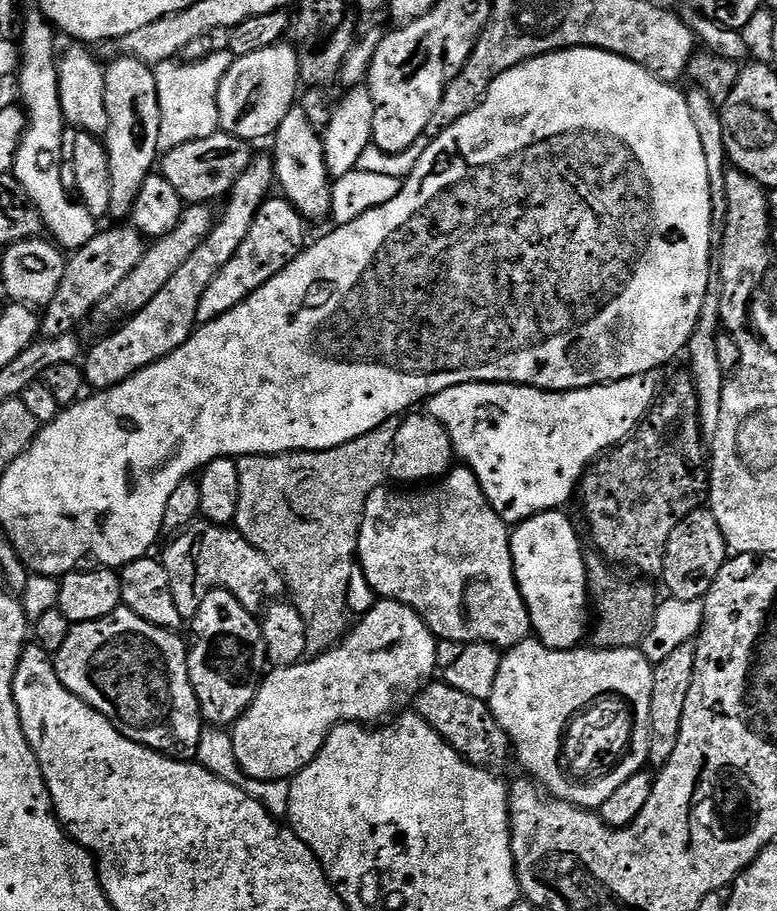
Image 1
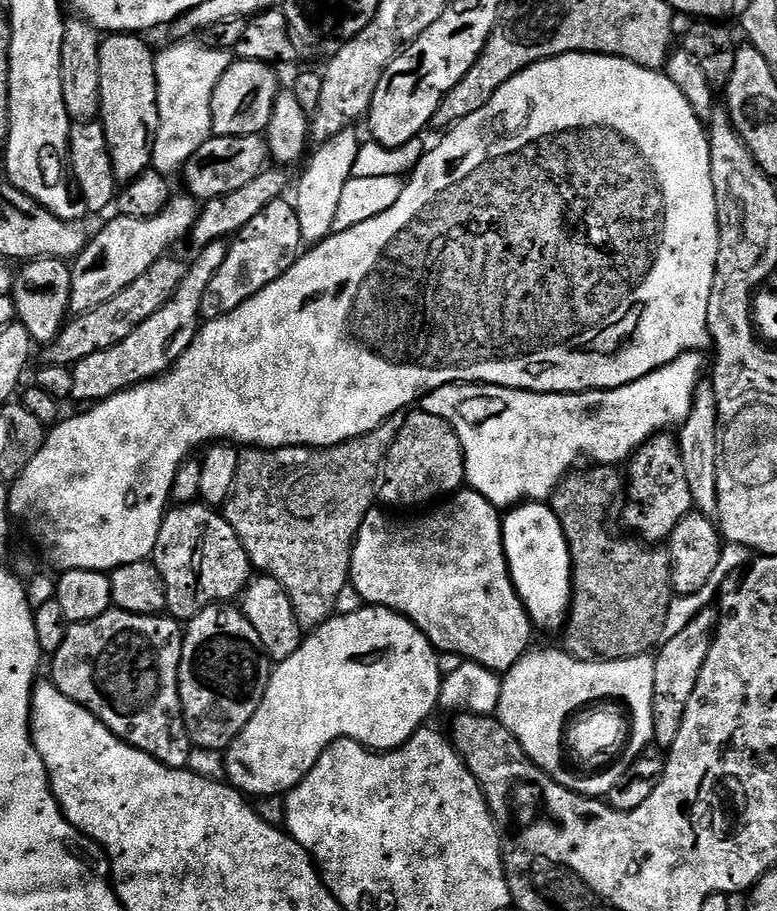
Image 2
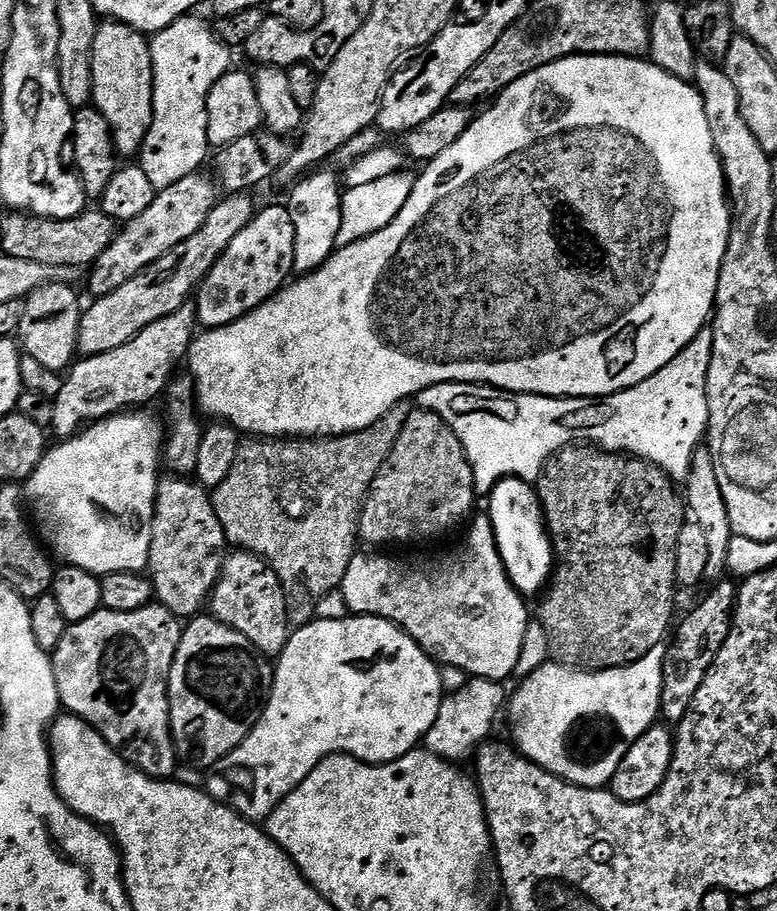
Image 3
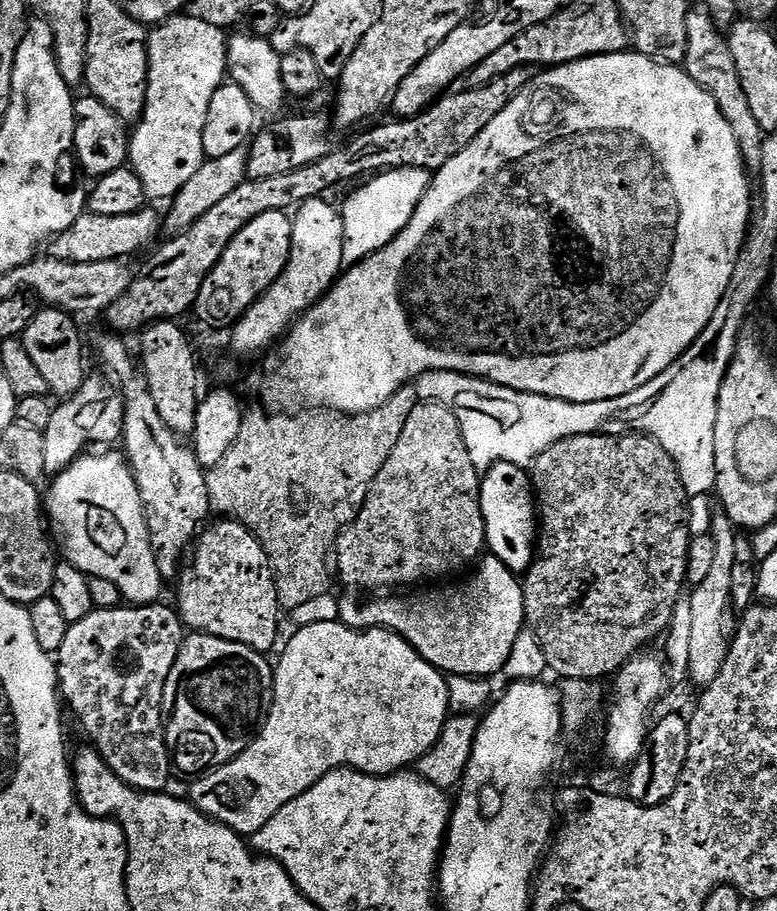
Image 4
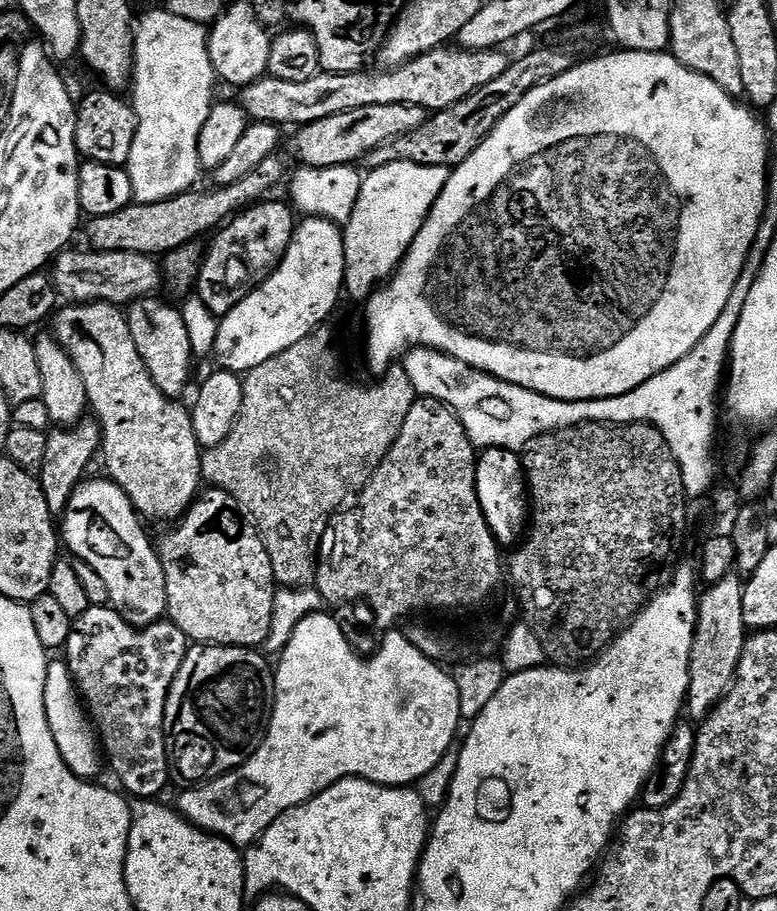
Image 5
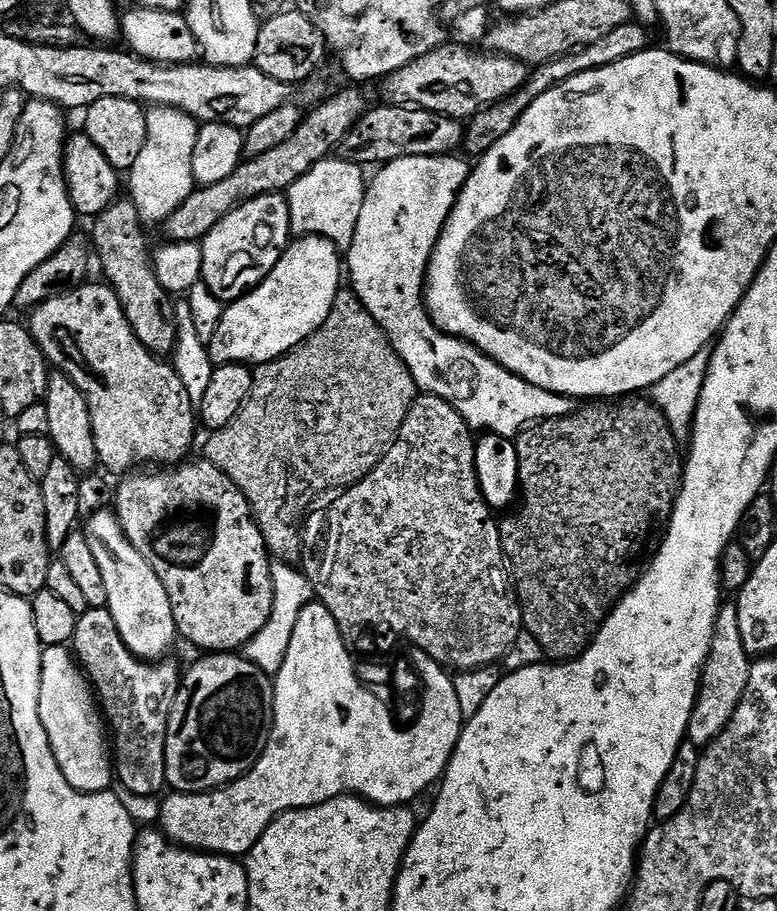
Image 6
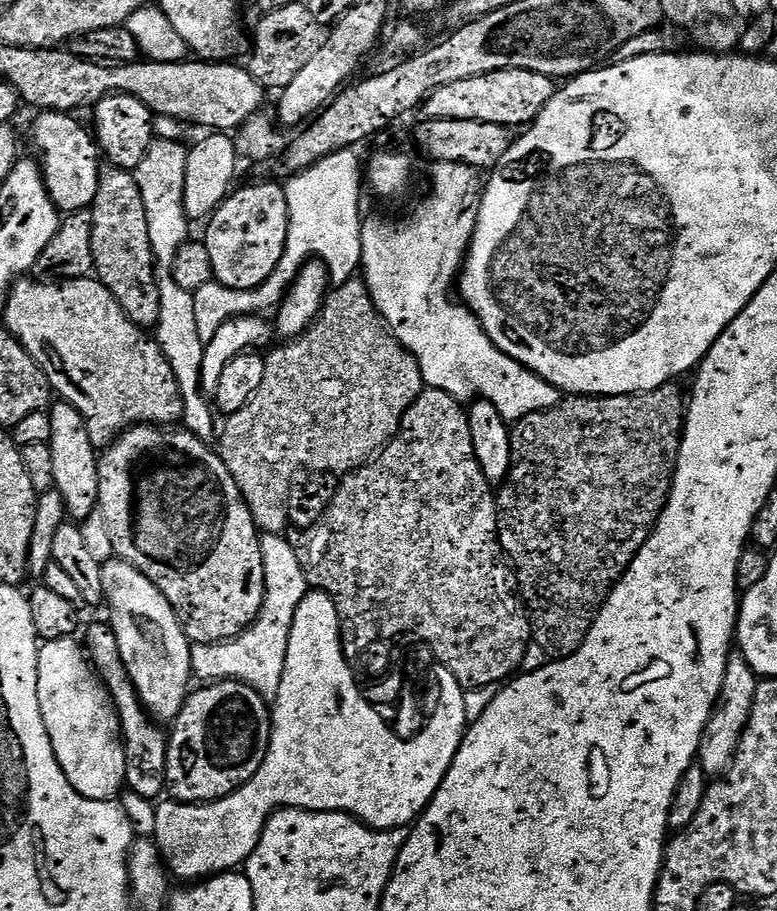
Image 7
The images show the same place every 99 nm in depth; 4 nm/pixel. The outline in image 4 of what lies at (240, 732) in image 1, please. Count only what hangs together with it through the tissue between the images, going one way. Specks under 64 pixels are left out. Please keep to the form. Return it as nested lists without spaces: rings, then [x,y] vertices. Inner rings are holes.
[[[318,622],[305,628],[297,627],[295,631],[296,633],[289,638],[288,645],[285,646],[284,653],[280,656],[280,661],[275,661],[274,664],[276,678],[274,698],[272,699],[272,709],[264,723],[264,729],[256,735],[254,742],[246,750],[242,750],[242,754],[238,754],[238,758],[234,758],[220,768],[212,769],[211,772],[203,773],[199,778],[191,781],[190,802],[192,805],[202,815],[208,816],[211,820],[217,820],[220,824],[225,824],[245,838],[250,838],[258,830],[262,830],[262,826],[266,826],[266,822],[270,822],[270,818],[274,818],[274,814],[278,814],[278,810],[282,810],[282,806],[286,806],[286,802],[294,802],[294,798],[298,798],[298,794],[306,794],[306,790],[310,790],[310,786],[314,786],[314,782],[318,782],[336,768],[354,768],[357,772],[365,772],[368,776],[391,776],[393,772],[399,772],[415,765],[416,761],[422,758],[422,754],[426,754],[432,749],[434,742],[438,742],[438,738],[442,734],[442,726],[448,721],[450,715],[445,673],[430,666],[430,662],[421,658],[396,633],[389,632],[386,628],[367,630],[347,628],[345,624],[339,622]]]

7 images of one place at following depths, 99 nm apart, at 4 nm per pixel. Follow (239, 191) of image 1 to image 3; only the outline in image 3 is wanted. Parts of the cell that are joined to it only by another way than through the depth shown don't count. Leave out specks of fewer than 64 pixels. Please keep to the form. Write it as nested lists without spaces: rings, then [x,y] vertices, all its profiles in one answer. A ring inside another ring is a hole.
[[[189,302],[174,310],[174,314],[146,326],[146,330],[126,342],[126,346],[118,346],[118,350],[109,350],[107,354],[77,359],[67,369],[62,390],[54,397],[54,422],[51,431],[57,432],[60,438],[74,436],[95,421],[115,416],[125,410],[148,406],[144,404],[158,399],[159,396],[161,399],[177,375],[176,367],[179,364],[181,367],[197,335],[196,305]]]

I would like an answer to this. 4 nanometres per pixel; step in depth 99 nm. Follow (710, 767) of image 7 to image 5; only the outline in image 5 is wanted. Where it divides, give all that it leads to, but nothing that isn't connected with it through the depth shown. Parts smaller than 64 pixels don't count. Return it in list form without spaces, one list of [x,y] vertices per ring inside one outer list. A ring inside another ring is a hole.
[[[733,574],[722,578],[717,584],[705,587],[705,592],[699,597],[696,605],[696,637],[690,650],[690,686],[686,701],[687,715],[692,715],[693,721],[704,721],[736,680],[738,662],[742,658],[746,639],[744,586],[745,581]]]

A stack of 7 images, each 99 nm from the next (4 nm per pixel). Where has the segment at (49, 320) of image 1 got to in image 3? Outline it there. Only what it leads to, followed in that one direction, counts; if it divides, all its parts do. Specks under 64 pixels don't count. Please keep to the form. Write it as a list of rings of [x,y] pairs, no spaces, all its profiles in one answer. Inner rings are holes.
[[[204,175],[187,176],[182,178],[182,182],[174,182],[174,186],[159,189],[154,202],[150,202],[150,207],[138,214],[138,218],[127,221],[117,231],[110,246],[106,246],[104,253],[96,259],[87,273],[88,288],[93,297],[105,296],[118,290],[118,286],[130,282],[130,278],[146,270],[146,266],[158,262],[162,254],[174,250],[178,242],[186,242],[190,234],[202,230],[206,218],[210,218],[214,206],[218,203],[217,181],[211,175]]]

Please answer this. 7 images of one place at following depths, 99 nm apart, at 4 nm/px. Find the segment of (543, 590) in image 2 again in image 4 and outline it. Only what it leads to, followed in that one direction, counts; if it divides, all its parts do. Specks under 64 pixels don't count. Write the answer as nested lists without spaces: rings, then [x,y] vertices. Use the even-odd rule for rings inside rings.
[[[498,462],[483,473],[480,482],[480,505],[486,526],[486,548],[498,557],[511,572],[527,572],[534,559],[534,549],[538,543],[538,508],[534,503],[534,489],[529,473],[521,465]]]

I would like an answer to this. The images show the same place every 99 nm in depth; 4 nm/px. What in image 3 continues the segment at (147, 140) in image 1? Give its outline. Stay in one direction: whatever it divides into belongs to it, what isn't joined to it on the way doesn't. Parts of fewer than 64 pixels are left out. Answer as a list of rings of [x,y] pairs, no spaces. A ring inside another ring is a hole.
[[[104,22],[94,34],[92,104],[112,131],[121,157],[135,157],[152,125],[152,45],[149,37],[129,24]]]

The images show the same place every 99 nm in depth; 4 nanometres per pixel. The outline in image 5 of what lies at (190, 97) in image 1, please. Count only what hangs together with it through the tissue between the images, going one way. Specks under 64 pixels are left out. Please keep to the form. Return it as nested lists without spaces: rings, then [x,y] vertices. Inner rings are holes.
[[[160,10],[146,13],[141,20],[139,17],[134,31],[136,58],[130,103],[136,111],[136,133],[126,171],[135,203],[153,204],[181,196],[202,175],[198,138],[210,118],[212,87],[218,84],[218,77],[210,62],[205,25]]]

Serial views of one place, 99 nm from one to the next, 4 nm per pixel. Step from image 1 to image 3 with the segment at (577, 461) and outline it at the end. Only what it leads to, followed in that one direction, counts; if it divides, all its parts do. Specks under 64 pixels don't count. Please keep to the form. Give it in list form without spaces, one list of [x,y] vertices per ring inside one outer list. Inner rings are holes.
[[[705,326],[686,347],[658,374],[646,378],[633,388],[623,388],[613,396],[599,398],[561,398],[559,396],[529,396],[526,392],[505,392],[479,384],[435,384],[422,390],[418,397],[421,409],[438,414],[458,434],[474,470],[476,491],[491,493],[496,483],[517,476],[535,481],[544,465],[562,448],[587,442],[606,452],[618,452],[648,460],[671,476],[673,481],[687,481],[696,449],[701,447],[708,430],[708,375],[714,350],[714,334]]]

